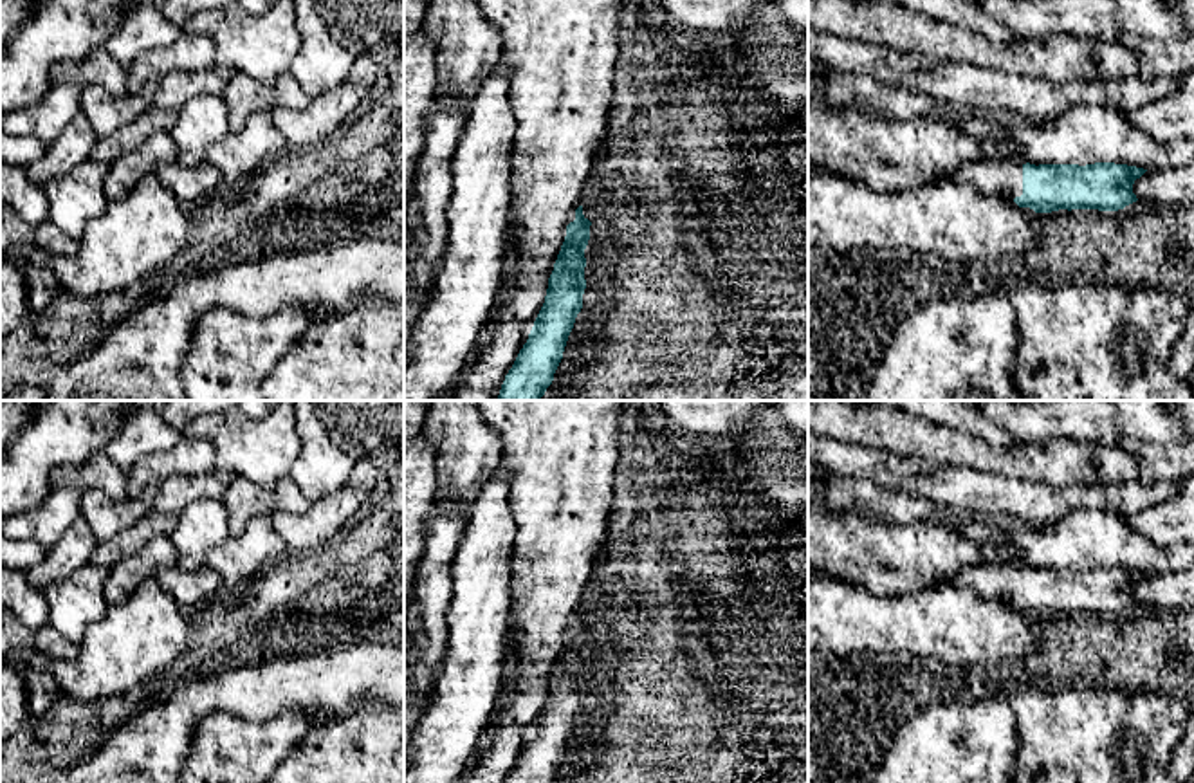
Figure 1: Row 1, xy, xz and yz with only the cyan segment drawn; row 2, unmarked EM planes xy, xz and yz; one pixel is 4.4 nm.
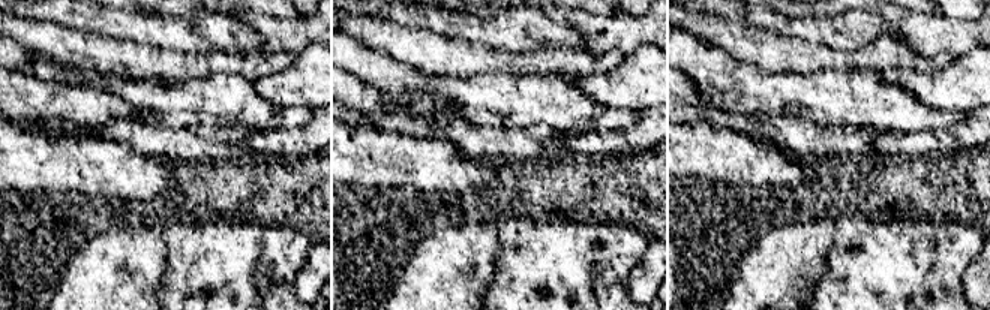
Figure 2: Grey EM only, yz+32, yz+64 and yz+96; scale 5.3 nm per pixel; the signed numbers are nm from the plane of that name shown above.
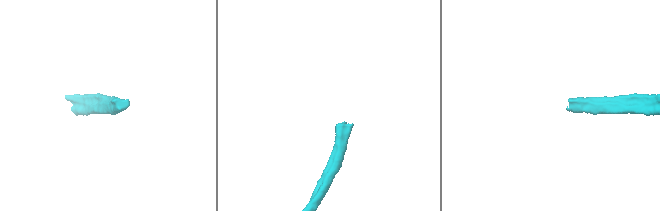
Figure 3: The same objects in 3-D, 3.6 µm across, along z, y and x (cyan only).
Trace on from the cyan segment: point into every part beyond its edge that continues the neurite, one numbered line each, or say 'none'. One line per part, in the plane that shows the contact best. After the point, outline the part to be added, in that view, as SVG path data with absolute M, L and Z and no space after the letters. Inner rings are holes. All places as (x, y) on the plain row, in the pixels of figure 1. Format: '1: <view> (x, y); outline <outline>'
1: yz (991, 581); outline M1014 563L969 567L949 583L972 588L981 599L1005 599L1012 604L1023 599L1023 568Z

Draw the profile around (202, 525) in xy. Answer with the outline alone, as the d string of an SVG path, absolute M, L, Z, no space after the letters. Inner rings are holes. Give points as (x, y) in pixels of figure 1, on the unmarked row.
M209 498L188 505L177 514L177 523L170 532L184 570L197 570L206 565L209 550L231 536L229 512L222 500Z

